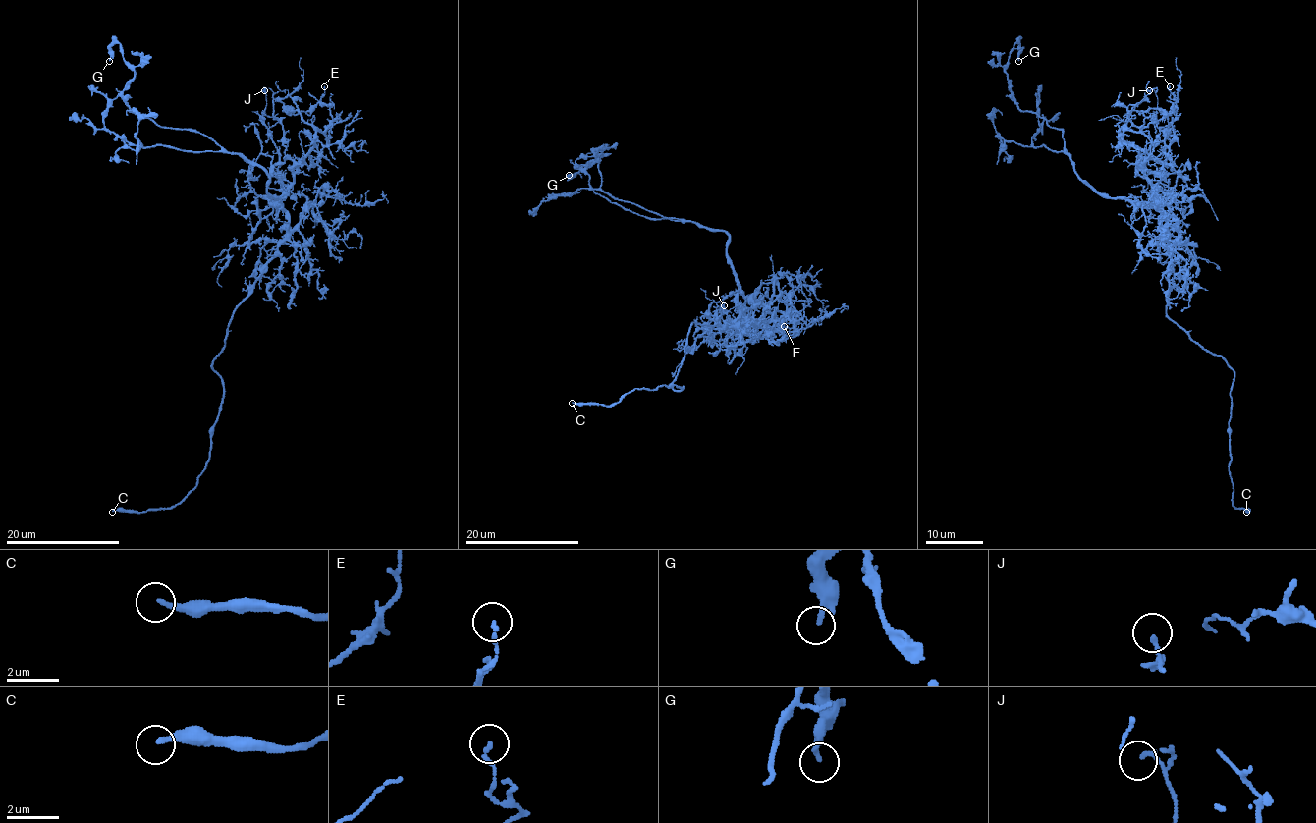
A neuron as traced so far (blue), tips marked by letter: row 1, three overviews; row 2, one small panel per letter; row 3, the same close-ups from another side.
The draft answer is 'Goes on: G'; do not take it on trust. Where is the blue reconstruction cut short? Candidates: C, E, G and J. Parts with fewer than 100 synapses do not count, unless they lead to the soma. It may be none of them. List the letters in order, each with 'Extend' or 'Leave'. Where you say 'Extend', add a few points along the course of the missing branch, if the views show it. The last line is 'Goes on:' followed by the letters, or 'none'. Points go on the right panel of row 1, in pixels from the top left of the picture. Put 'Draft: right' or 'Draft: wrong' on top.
Draft: wrong
C: Extend. Course of what is missing: (1246, 512), (1243, 528), (1254, 544), (1286, 547), (1288, 541), (1293, 541)
E: Leave
G: Leave
J: Leave
Goes on: C

